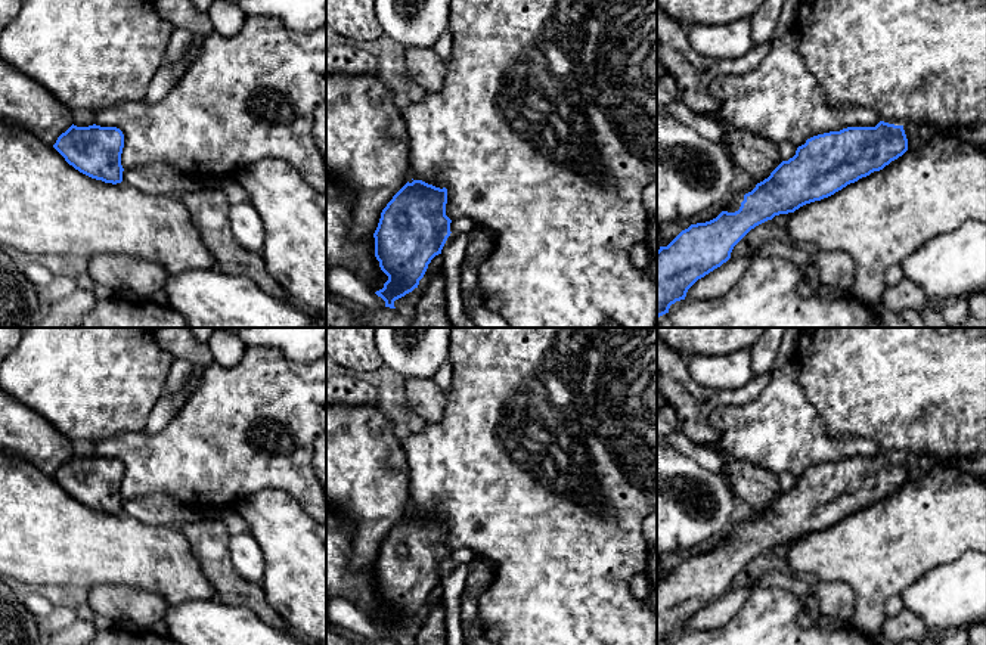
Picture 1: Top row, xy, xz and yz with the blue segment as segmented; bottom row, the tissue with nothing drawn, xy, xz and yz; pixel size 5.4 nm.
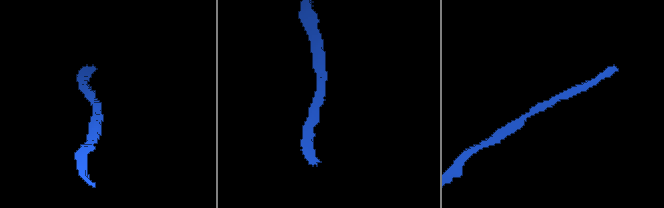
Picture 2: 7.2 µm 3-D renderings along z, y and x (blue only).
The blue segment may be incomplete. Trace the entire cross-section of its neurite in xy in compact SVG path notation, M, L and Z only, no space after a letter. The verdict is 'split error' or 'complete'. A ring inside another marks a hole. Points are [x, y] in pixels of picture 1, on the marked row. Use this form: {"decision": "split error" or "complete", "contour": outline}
{"decision": "split error", "contour": "M0 58L0 121L15 124L53 146L80 173L105 183L123 182L121 154L124 134L117 127L77 127L72 111L44 86Z"}

